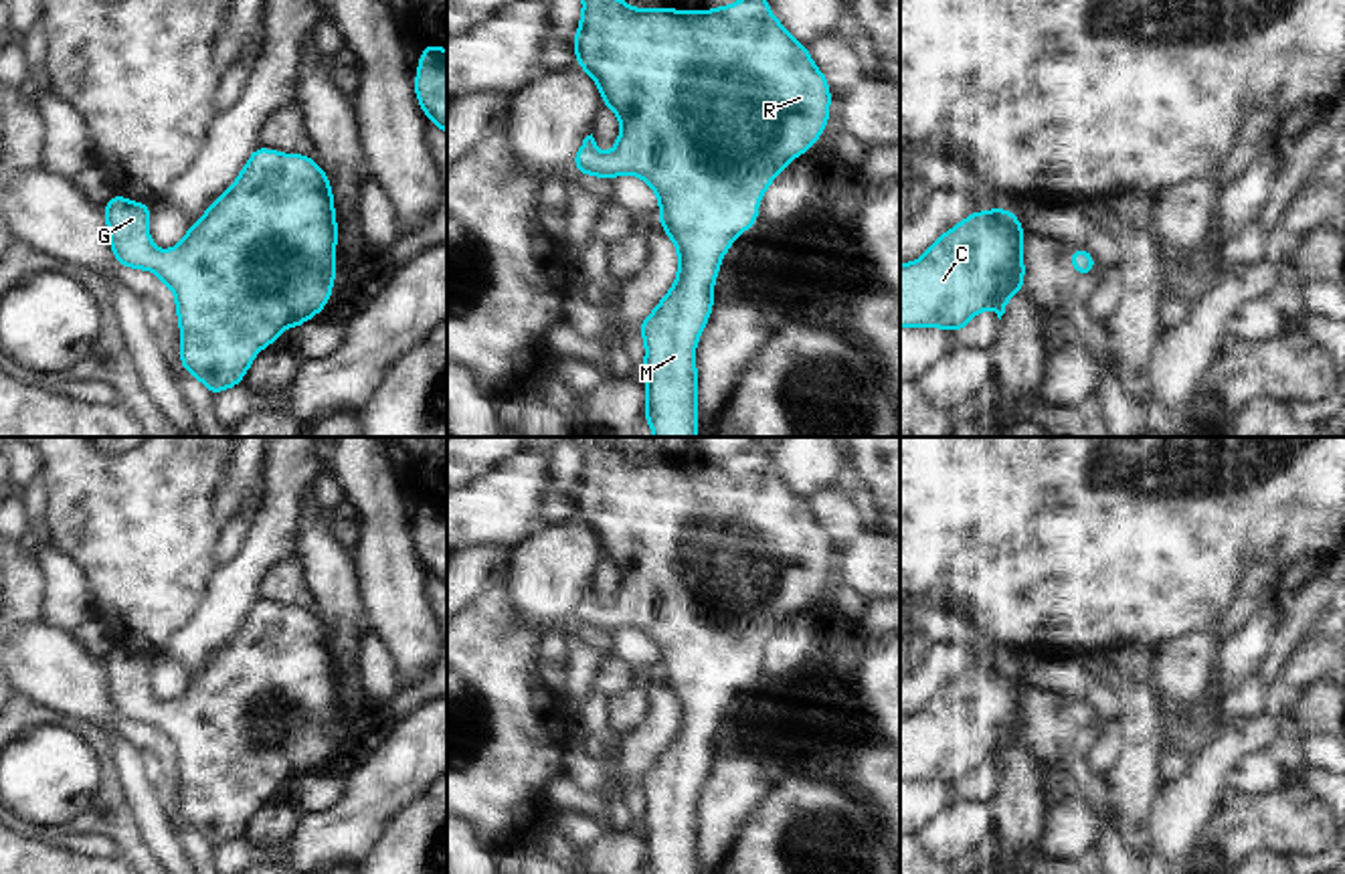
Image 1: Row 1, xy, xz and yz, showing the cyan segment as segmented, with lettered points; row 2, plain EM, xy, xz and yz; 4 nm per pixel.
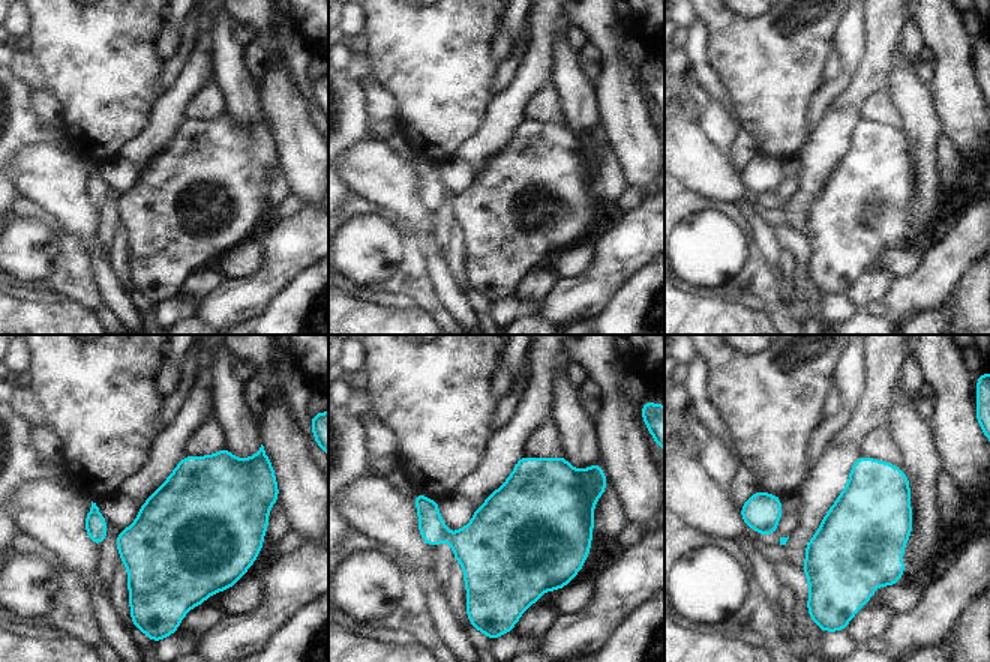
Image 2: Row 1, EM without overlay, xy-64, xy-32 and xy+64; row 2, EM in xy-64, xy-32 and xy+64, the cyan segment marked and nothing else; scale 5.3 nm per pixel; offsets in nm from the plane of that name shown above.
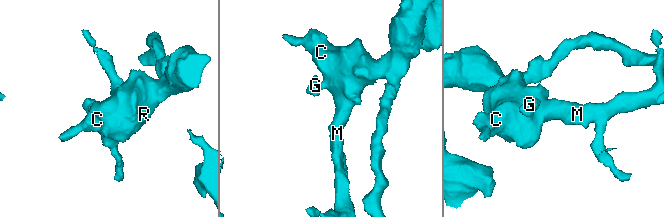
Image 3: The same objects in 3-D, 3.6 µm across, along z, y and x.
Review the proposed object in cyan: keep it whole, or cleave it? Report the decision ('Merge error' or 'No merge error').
No merge error

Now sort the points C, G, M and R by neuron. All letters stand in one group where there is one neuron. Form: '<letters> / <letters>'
C G M R

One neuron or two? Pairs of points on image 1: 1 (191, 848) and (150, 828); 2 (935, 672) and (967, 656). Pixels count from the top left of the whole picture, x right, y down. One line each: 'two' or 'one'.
1: two
2: one

